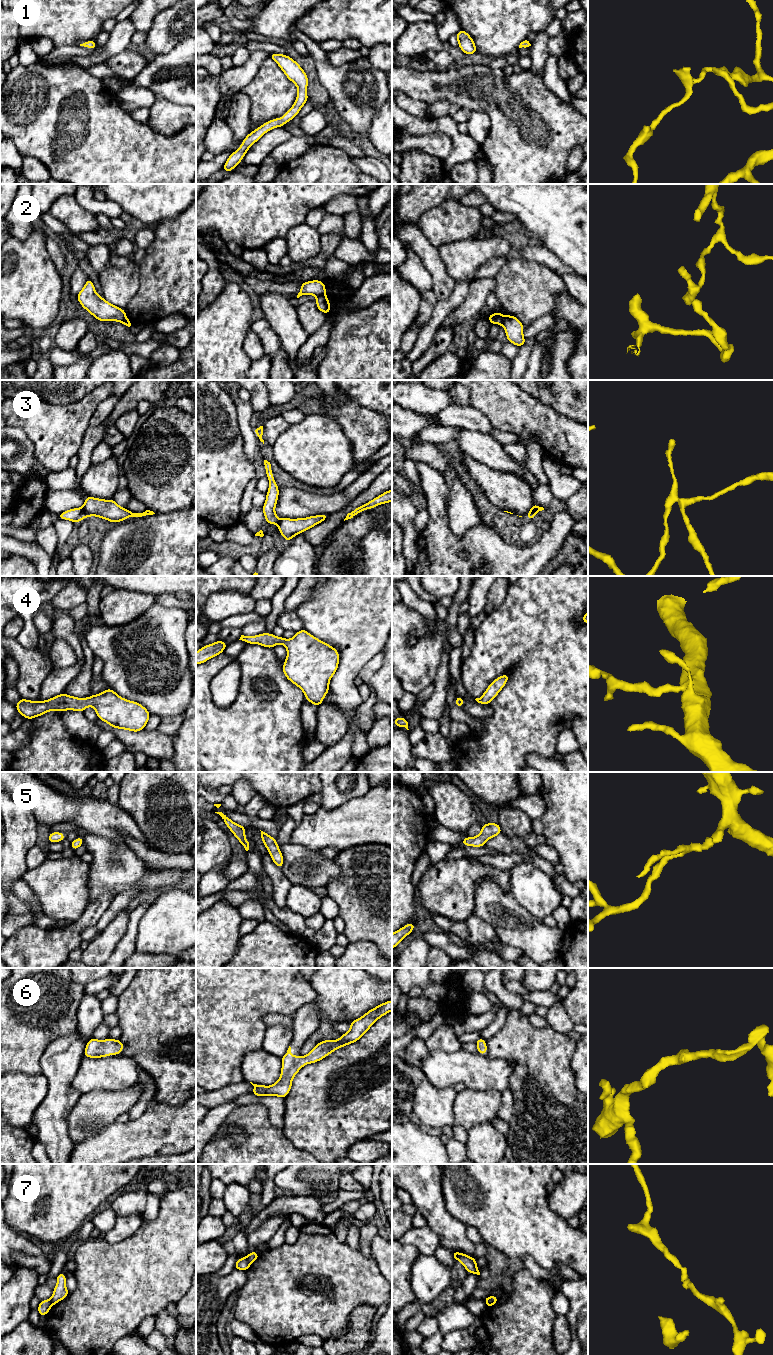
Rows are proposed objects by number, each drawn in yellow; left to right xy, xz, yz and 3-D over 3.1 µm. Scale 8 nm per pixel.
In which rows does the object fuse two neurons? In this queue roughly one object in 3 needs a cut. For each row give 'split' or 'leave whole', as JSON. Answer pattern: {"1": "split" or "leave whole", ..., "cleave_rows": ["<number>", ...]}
{"1": "leave whole", "2": "split", "3": "split", "4": "leave whole", "5": "leave whole", "6": "leave whole", "7": "split", "cleave_rows": ["2", "3", "7"]}

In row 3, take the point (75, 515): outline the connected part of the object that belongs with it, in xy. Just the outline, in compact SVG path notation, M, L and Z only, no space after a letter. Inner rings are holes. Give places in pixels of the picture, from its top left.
M73 508L70 510L66 510L58 515L59 519L70 520L77 524L79 521L85 518L83 508Z

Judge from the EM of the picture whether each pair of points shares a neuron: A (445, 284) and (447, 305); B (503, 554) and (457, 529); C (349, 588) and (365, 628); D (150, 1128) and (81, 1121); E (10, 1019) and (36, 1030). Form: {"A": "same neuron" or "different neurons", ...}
{"A": "different neurons", "B": "different neurons", "C": "same neuron", "D": "different neurons", "E": "same neuron"}

